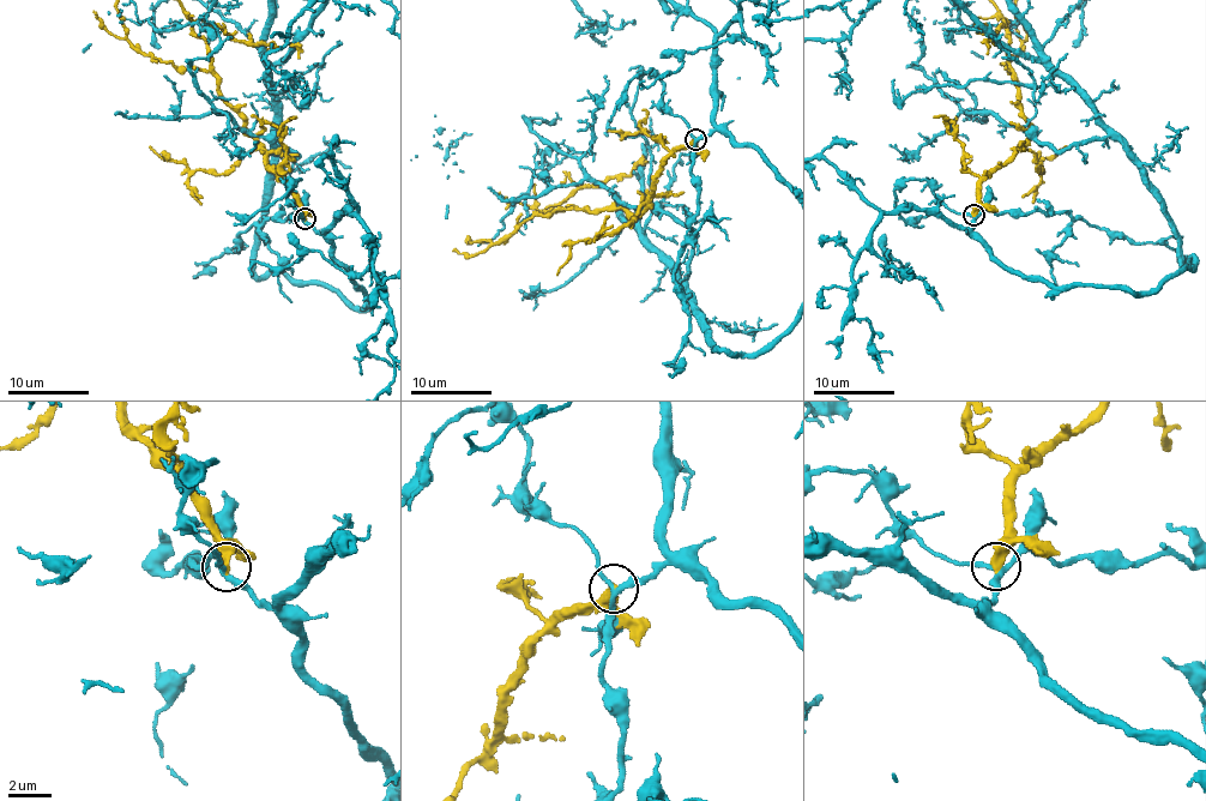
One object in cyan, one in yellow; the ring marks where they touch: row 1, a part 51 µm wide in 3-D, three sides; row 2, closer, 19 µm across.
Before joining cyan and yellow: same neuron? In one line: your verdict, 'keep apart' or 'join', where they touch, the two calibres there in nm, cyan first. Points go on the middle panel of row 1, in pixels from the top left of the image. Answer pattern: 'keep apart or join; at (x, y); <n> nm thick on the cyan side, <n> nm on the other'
keep apart; at (695, 139); 220 nm thick on the cyan side, 400 nm on the other

